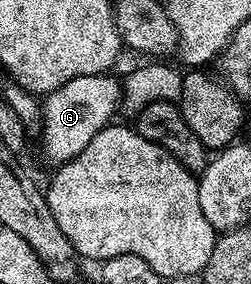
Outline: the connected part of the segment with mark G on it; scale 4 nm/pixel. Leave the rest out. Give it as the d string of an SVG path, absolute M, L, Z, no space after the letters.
M112 73L95 76L75 76L75 80L67 80L57 90L44 95L43 105L39 110L39 127L41 126L41 146L53 164L69 162L91 139L99 136L104 126L114 121L113 113L122 105L121 82L113 79Z

